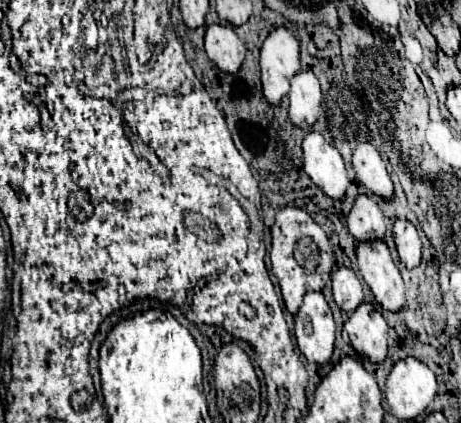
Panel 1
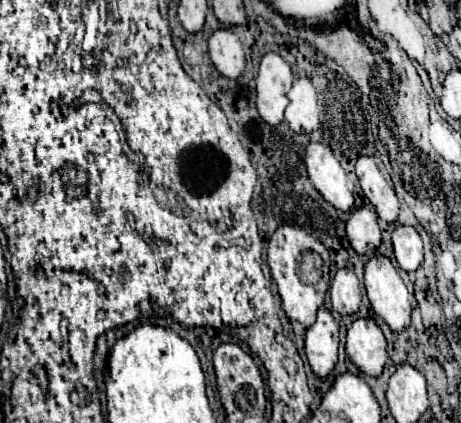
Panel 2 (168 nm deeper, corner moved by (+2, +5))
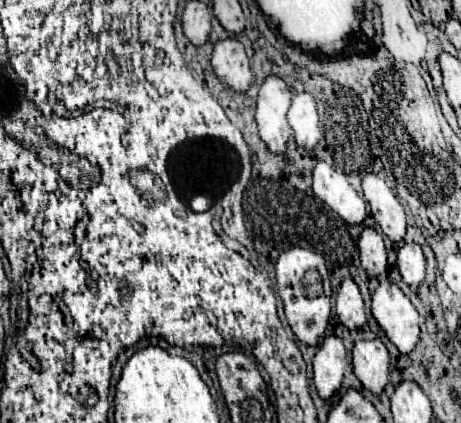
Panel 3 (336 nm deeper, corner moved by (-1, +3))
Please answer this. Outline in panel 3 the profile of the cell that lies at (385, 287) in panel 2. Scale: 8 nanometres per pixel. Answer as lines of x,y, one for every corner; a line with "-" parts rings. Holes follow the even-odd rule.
388,279
380,281
372,293
372,315
400,353
410,353
414,349
420,337
420,317
396,283

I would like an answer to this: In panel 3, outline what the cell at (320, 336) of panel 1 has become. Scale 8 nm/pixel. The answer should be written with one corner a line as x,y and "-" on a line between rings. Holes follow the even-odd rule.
336,335
324,337
314,355
314,385
322,399
332,397
342,383
346,365
346,349

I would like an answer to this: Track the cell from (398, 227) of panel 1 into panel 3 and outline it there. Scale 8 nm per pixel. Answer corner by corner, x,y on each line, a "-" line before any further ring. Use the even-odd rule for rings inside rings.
404,243
398,251
396,257
398,271
404,279
404,283
418,287
424,281
424,271
426,271
426,257
422,253
422,247
416,243

